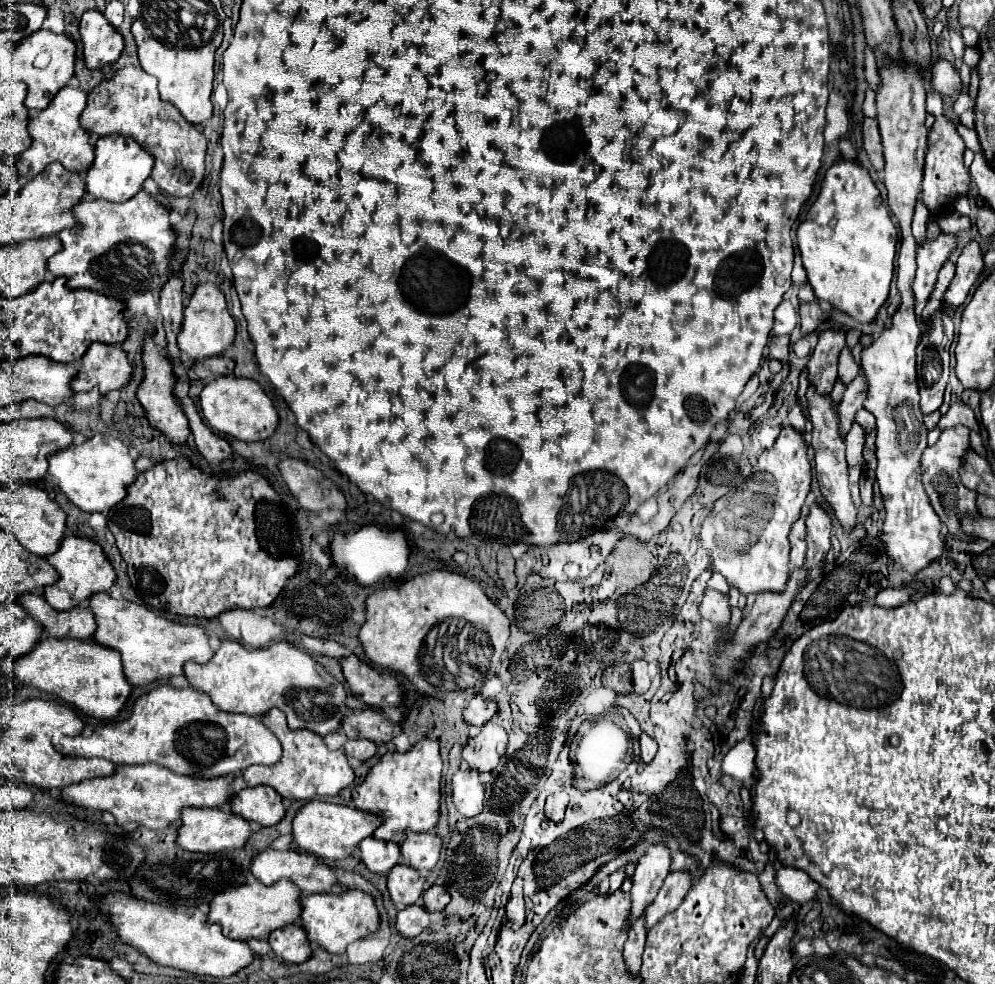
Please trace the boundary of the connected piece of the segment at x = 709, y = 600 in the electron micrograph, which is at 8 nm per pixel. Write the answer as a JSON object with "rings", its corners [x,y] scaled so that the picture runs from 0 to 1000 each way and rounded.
{"rings":[[[710,600],[706,612],[704,612],[704,624],[716,632],[720,638],[728,638],[734,632],[734,618],[732,618],[732,606],[724,604],[720,600]]]}

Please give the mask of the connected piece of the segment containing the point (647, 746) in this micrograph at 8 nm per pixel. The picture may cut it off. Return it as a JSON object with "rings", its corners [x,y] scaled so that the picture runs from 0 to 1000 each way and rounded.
{"rings":[[[645,744],[645,748],[643,748],[643,762],[645,762],[645,772],[651,776],[651,774],[655,774],[661,758],[659,758],[659,754],[651,746]]]}

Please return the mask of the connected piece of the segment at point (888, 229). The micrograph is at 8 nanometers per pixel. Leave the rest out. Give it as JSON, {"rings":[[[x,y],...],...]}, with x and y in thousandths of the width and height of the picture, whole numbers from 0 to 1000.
{"rings":[[[842,163],[826,183],[826,193],[814,211],[814,220],[802,230],[802,250],[806,258],[806,268],[810,272],[812,287],[820,303],[834,307],[840,315],[856,321],[866,329],[878,327],[882,315],[886,313],[894,297],[902,247],[903,234],[896,228],[872,173],[860,165]]]}

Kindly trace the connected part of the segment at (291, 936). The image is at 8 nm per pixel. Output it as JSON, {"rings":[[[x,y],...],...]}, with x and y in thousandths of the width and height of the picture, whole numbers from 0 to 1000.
{"rings":[[[291,939],[287,943],[279,943],[279,947],[273,947],[269,953],[275,970],[283,974],[285,978],[304,980],[314,972],[312,955],[308,951],[308,945],[299,939]]]}

